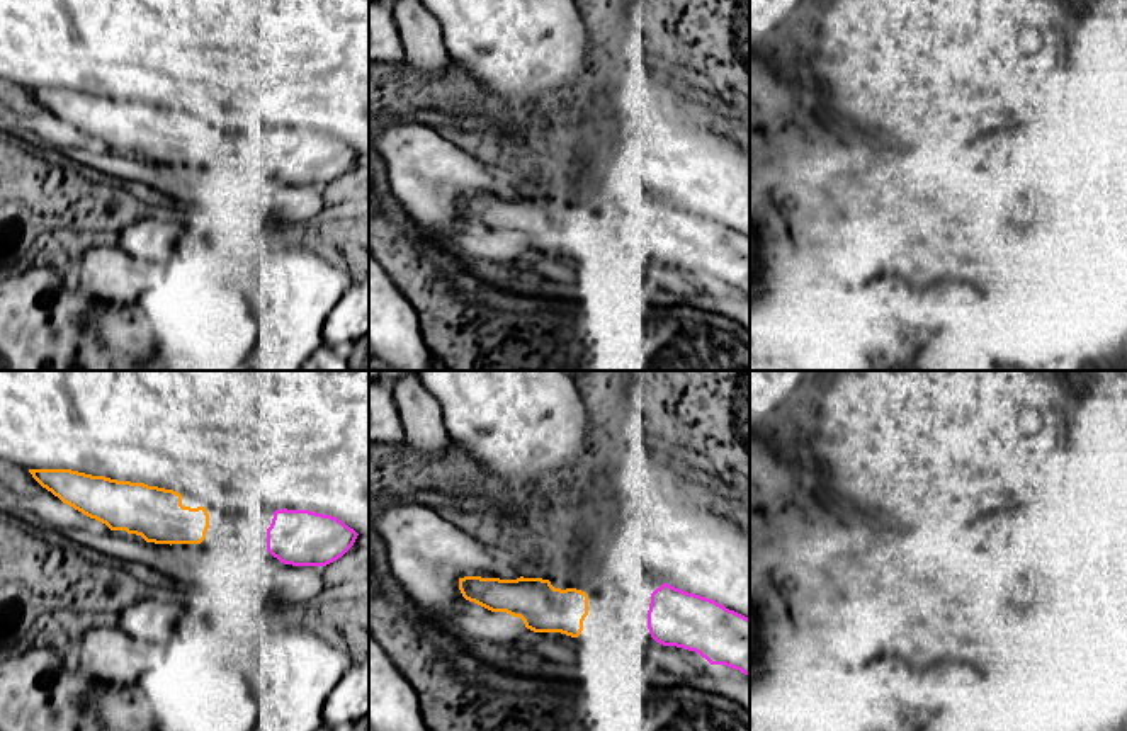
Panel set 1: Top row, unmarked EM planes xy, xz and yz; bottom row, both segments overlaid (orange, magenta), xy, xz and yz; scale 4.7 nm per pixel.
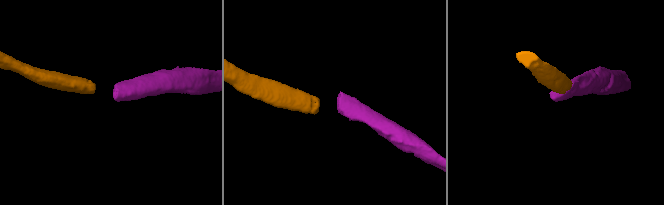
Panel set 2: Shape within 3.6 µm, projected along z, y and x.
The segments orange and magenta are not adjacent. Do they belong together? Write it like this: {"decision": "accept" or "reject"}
{"decision": "accept"}

